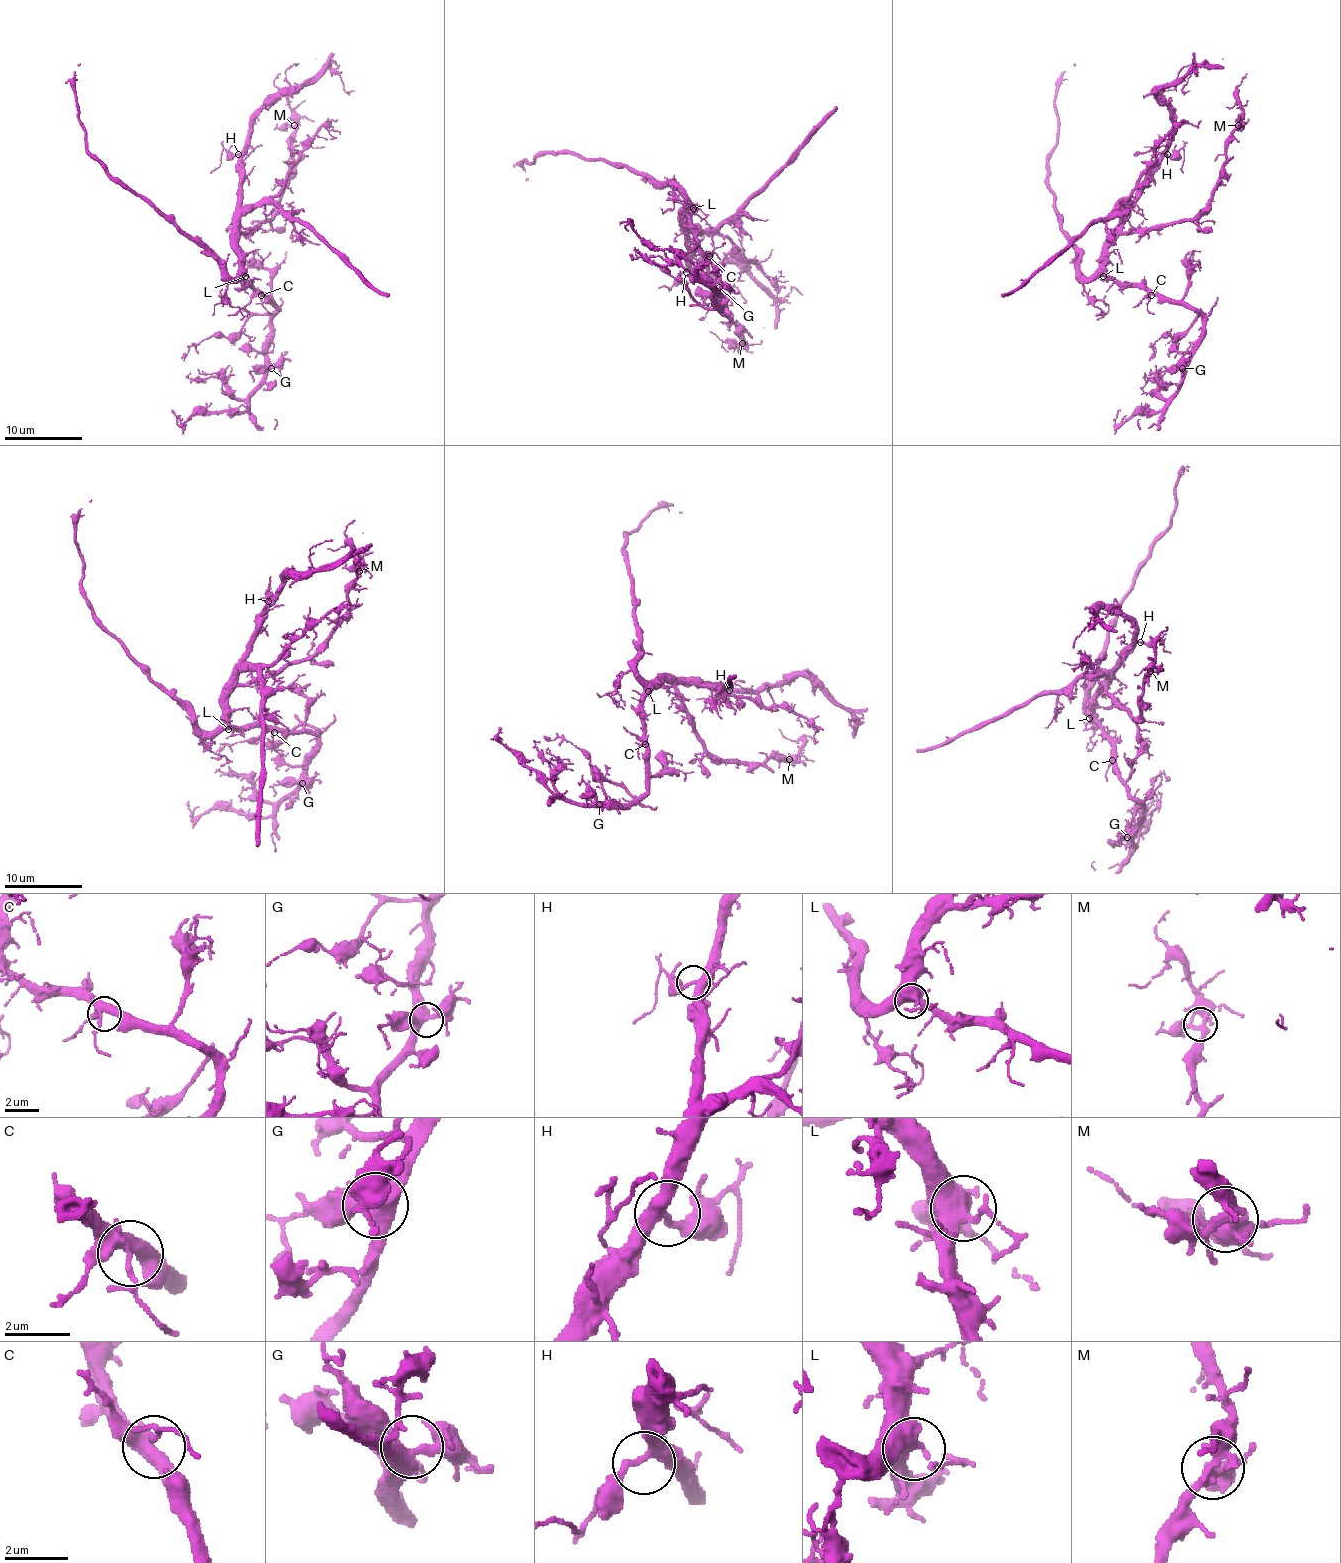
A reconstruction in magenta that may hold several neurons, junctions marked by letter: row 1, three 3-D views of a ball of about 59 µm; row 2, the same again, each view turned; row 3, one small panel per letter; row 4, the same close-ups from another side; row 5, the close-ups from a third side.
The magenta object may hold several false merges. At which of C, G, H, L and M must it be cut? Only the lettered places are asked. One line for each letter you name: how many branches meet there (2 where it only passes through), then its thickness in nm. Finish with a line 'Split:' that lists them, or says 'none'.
Split: none

